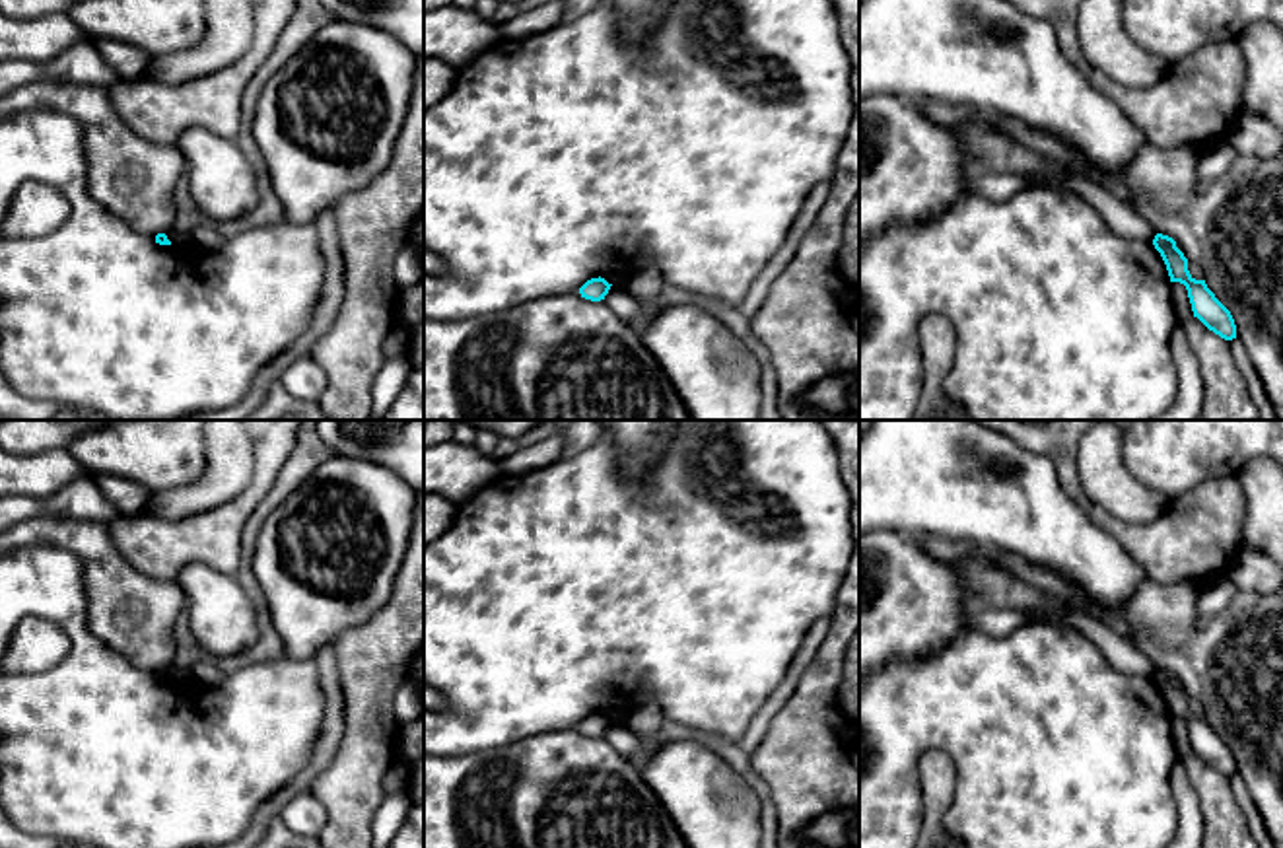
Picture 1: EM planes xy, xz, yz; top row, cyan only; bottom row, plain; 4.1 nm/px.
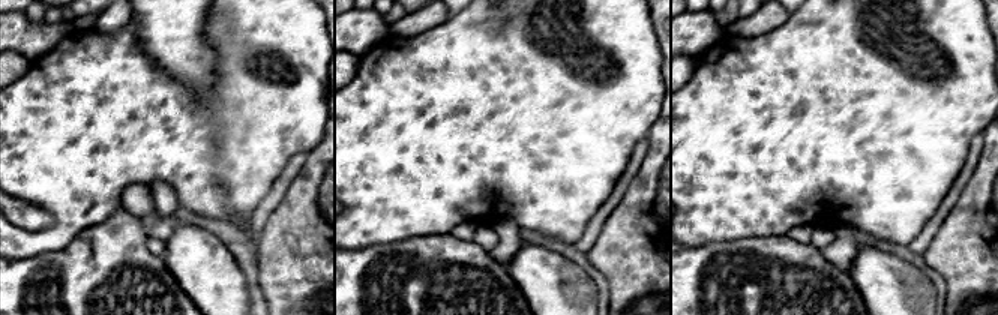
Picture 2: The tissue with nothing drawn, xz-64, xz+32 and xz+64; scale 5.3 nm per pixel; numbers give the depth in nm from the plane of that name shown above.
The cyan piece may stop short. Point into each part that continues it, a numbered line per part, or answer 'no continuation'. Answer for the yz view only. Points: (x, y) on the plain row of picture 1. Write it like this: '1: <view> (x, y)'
no continuation

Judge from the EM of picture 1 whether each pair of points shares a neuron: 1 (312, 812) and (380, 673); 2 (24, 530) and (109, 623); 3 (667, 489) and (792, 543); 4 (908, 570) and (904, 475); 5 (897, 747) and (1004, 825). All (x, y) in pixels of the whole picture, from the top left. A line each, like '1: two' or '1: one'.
1: two
2: one
3: one
4: two
5: one

